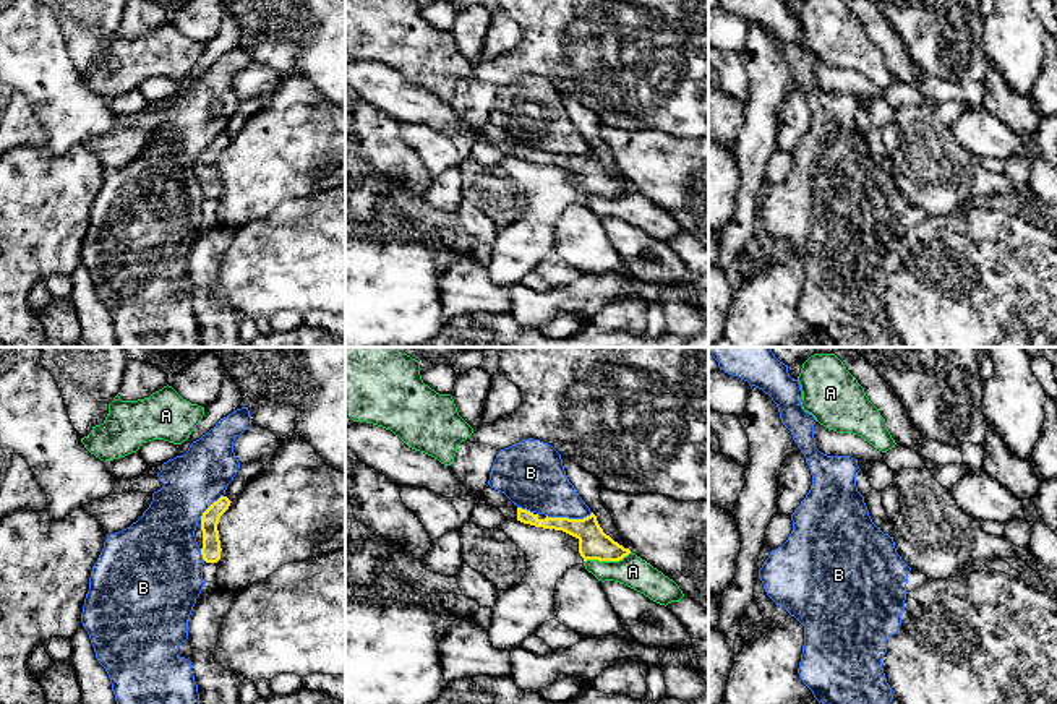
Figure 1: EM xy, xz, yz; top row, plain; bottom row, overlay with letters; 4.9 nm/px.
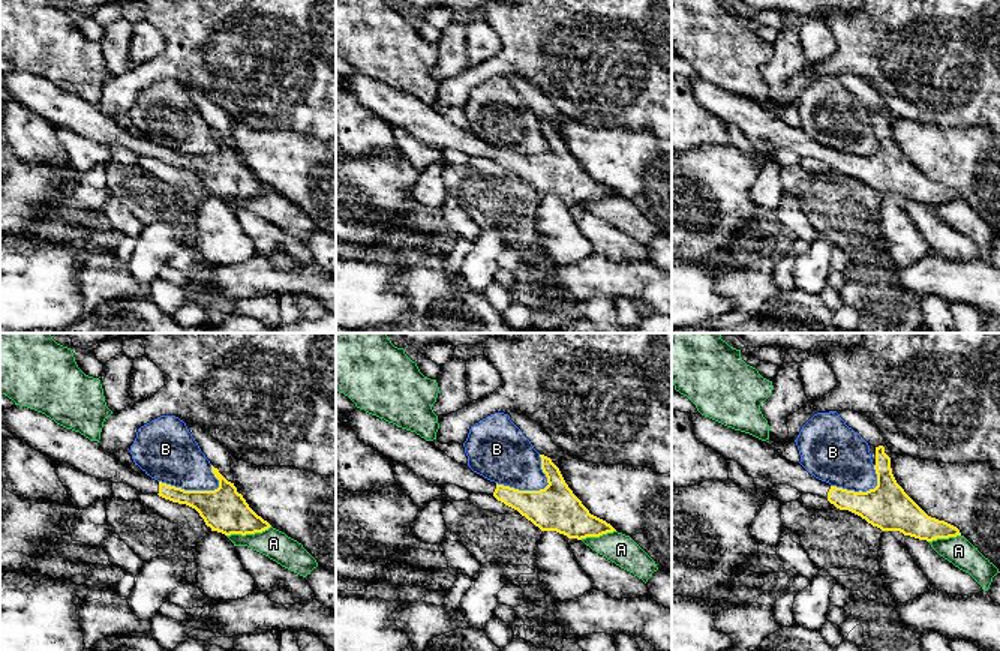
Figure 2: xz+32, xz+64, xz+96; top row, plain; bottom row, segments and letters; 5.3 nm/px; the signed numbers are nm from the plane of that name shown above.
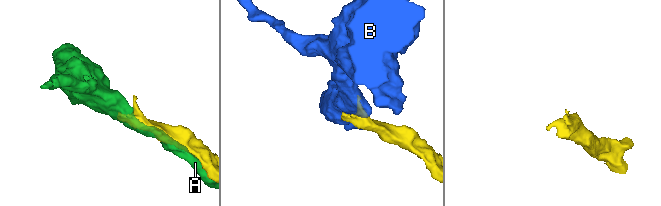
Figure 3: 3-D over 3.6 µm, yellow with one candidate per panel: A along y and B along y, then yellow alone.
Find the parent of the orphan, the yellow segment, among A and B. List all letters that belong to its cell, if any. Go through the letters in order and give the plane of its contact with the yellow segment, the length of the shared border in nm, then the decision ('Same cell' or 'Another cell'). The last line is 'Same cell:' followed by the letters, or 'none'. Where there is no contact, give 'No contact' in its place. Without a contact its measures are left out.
A: Touches yellow in xz. Shared border 240 nm. Another cell
B: Touches yellow in xz. Shared border 240 nm. Another cell
Same cell: none

